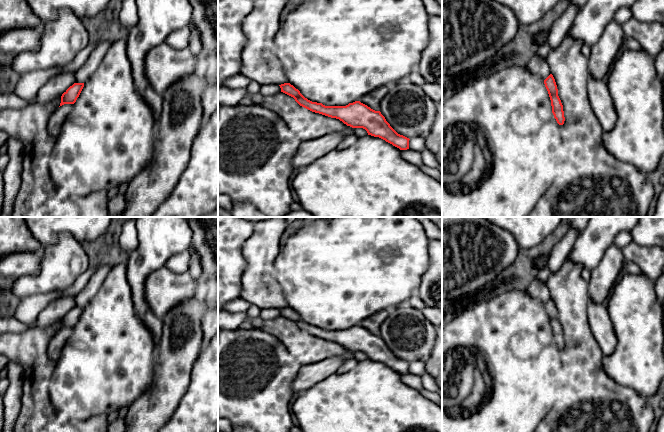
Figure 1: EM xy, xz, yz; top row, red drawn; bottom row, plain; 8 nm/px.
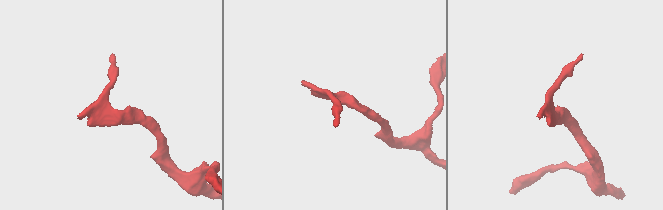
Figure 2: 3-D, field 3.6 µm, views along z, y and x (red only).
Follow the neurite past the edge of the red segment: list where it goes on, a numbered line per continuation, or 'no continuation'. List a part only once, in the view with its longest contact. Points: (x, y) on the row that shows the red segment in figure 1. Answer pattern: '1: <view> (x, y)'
1: xy (61, 114)

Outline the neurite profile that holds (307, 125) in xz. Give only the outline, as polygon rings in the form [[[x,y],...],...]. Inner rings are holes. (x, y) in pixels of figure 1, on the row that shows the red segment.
[[[283,92],[264,96],[263,101],[257,105],[275,112],[301,141],[320,138],[333,132],[345,132],[346,136],[339,144],[344,149],[358,139],[339,119],[312,112]]]

